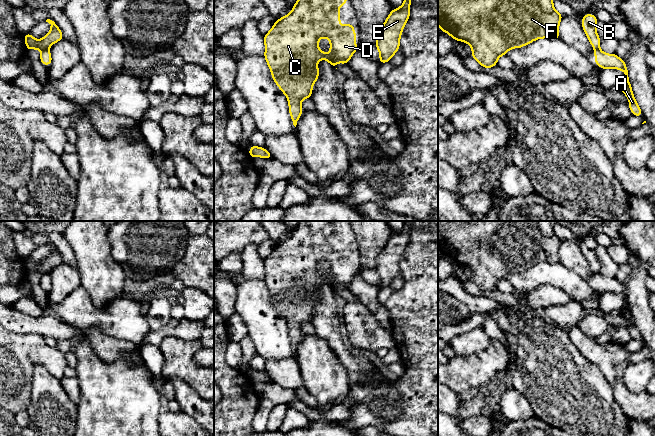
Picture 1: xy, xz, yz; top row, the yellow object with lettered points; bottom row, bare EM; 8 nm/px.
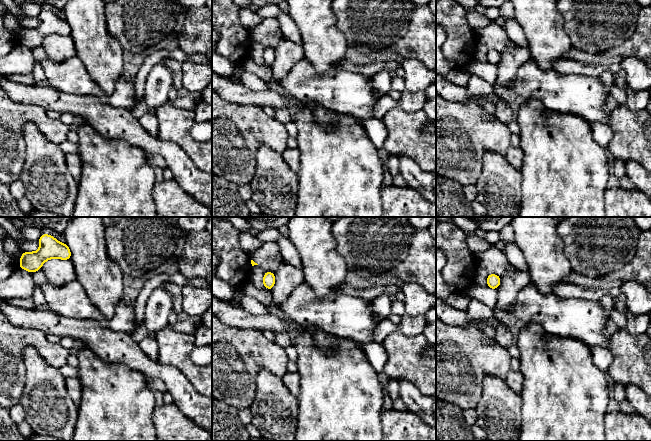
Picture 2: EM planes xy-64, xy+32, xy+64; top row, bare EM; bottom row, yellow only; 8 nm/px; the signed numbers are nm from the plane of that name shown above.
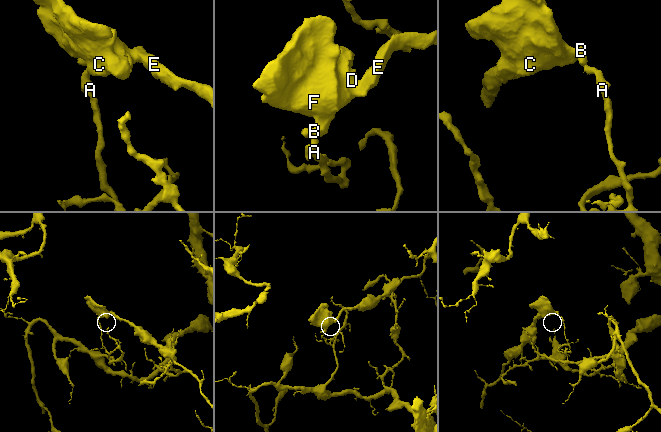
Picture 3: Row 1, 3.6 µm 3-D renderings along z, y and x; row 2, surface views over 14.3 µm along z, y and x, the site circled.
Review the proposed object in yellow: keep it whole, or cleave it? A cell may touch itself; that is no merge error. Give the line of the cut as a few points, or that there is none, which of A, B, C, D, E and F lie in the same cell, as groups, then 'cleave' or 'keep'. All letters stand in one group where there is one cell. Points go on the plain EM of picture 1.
cut in xy along (47, 272), (41, 274); A / B C D E F; cleave

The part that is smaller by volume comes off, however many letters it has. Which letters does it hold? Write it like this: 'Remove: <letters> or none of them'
Remove: B, C, D, E, F

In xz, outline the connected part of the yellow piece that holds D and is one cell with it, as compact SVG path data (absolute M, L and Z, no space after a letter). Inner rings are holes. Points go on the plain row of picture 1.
M300 221L292 235L277 243L271 254L264 259L264 282L273 304L287 321L290 340L295 351L304 335L300 326L311 322L313 309L318 303L317 286L325 283L336 292L337 286L348 288L353 277L359 274L356 271L354 249L340 250L338 231L345 230L347 222L349 221ZM323 261L330 264L329 278L318 272L318 265Z

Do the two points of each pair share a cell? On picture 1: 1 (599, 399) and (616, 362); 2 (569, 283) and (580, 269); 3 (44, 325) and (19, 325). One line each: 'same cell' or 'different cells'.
1: different cells
2: different cells
3: same cell

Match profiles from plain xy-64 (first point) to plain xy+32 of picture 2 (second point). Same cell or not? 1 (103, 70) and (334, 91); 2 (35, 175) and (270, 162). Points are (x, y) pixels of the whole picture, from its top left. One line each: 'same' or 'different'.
1: different
2: same

